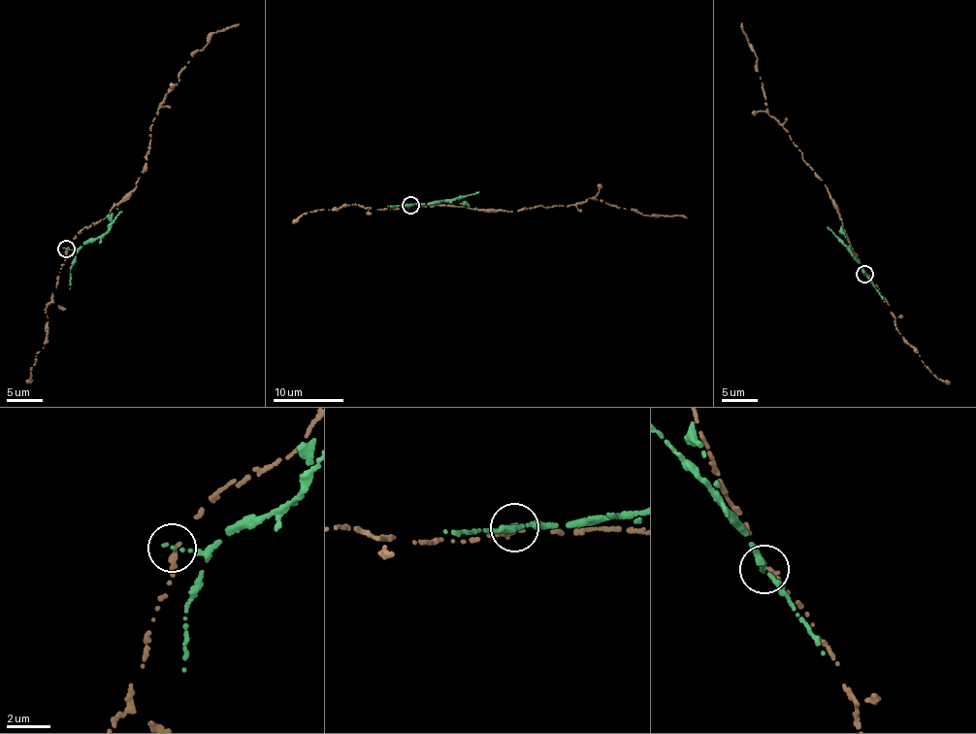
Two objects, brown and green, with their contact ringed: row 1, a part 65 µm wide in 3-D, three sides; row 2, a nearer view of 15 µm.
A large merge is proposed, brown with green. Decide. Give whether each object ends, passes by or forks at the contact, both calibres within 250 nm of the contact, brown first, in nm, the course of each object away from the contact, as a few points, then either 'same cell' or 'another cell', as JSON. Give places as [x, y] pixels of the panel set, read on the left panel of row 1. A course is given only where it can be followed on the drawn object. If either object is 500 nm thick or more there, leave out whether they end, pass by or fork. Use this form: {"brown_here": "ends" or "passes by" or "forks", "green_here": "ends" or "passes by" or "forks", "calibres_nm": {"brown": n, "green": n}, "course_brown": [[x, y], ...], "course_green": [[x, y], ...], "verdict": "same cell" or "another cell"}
{"brown_here": "ends", "green_here": "ends", "calibres_nm": {"brown": 260, "green": 200}, "course_brown": [[67, 248], [136, 186], [146, 163], [150, 129], [190, 55], [213, 33], [239, 23]], "course_green": [[66, 250], [80, 249], [106, 233], [116, 208]], "verdict": "another cell"}

